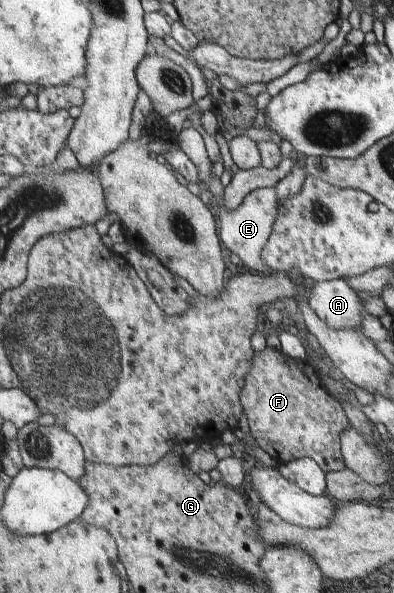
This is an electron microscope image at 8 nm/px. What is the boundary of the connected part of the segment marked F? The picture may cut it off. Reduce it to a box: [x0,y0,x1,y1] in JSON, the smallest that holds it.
[242,347,349,472]

